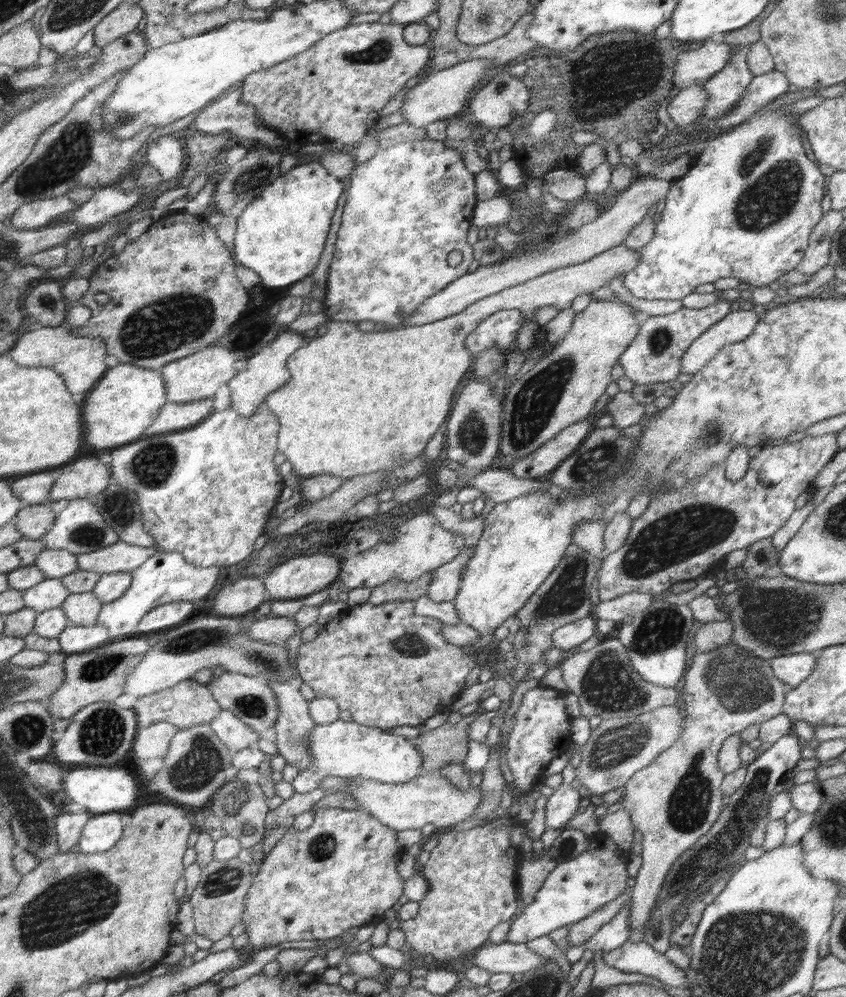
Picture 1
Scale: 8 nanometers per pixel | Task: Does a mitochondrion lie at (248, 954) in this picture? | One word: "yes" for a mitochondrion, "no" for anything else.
no

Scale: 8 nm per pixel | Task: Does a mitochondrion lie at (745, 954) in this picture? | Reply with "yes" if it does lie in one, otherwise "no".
yes

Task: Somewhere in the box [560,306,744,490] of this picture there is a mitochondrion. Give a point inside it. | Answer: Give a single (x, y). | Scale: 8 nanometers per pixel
(661, 340)

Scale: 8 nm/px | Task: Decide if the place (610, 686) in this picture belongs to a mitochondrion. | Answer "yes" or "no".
yes

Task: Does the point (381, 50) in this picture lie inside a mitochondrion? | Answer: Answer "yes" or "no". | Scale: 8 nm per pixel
yes

